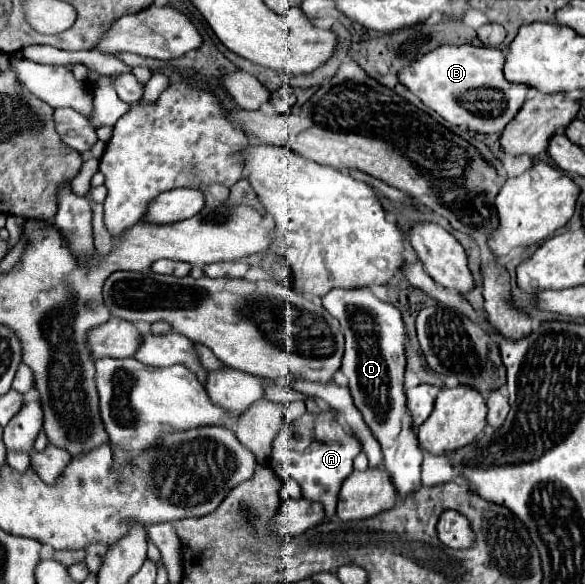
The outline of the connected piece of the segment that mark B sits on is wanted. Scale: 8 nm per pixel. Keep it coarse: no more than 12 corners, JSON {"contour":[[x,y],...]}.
{"contour":[[439,46],[397,72],[427,108],[501,132],[529,86],[505,54]]}

